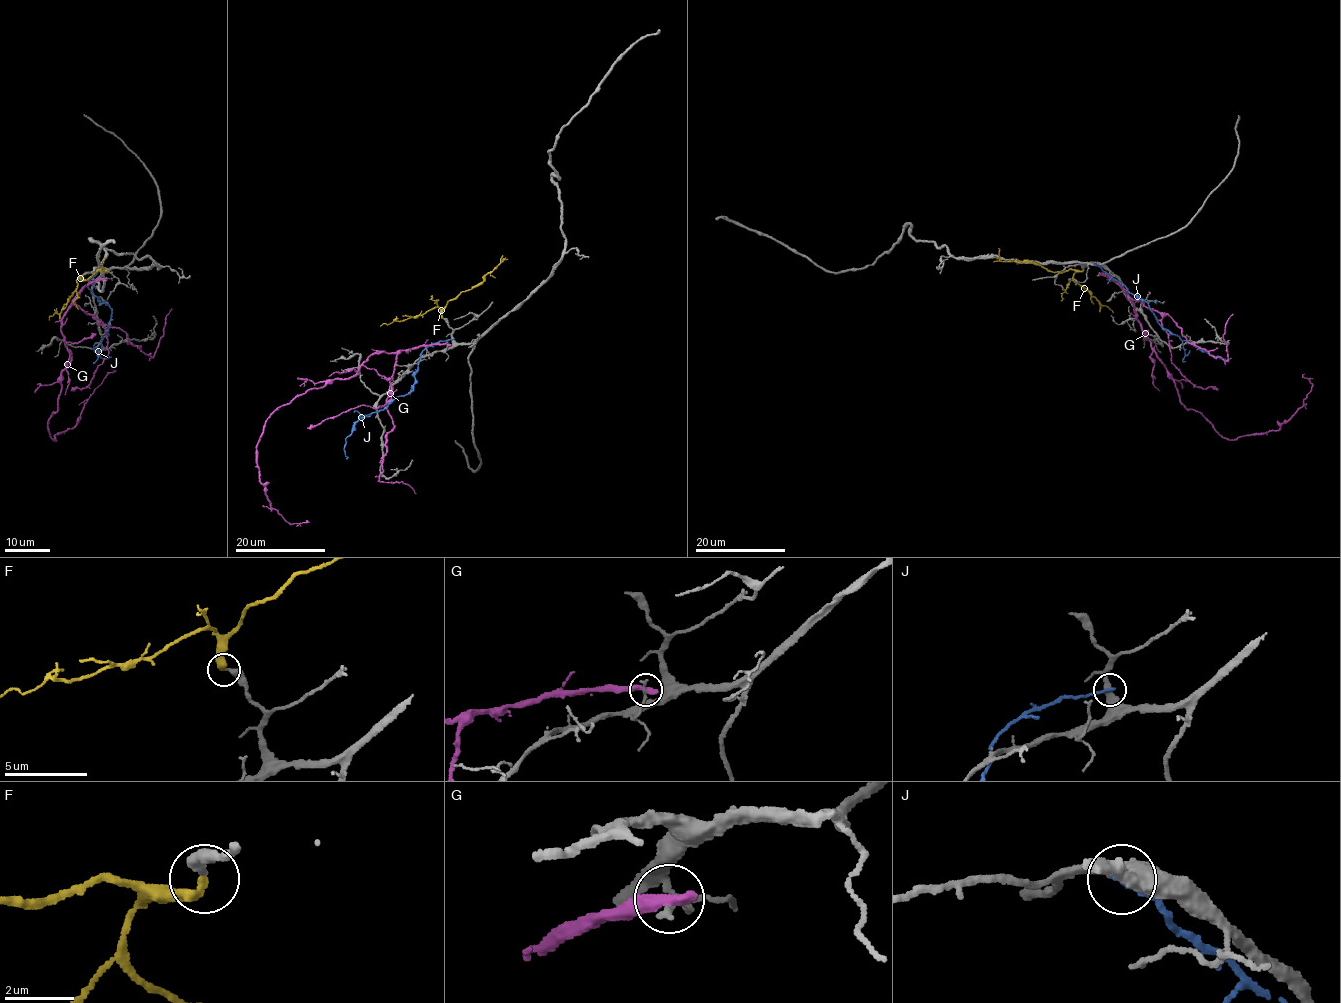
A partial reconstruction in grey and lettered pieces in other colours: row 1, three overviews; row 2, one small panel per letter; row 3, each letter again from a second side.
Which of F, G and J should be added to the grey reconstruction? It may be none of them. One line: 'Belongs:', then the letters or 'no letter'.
Belongs: F

